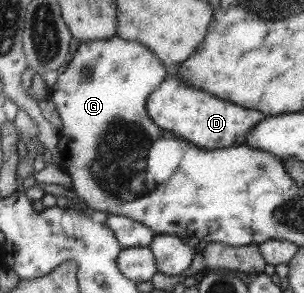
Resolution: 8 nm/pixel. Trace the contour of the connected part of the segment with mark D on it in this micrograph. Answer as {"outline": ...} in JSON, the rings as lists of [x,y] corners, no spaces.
{"outline":[[[179,64],[171,66],[167,69],[166,79],[147,97],[146,103],[147,113],[153,123],[166,132],[191,141],[195,148],[215,150],[245,144],[247,133],[259,121],[265,119],[266,115],[259,110],[245,109],[243,106],[219,99],[207,91],[184,85],[179,77],[176,77]]]}

